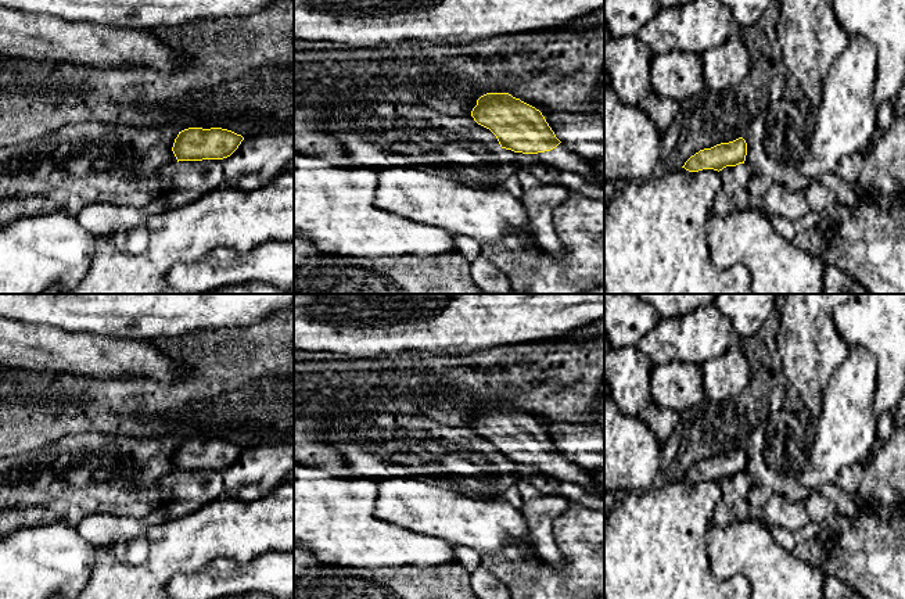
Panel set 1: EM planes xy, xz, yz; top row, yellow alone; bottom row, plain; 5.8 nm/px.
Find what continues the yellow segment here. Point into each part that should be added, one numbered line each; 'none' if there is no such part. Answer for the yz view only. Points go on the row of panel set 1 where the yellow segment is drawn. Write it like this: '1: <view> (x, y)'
none

